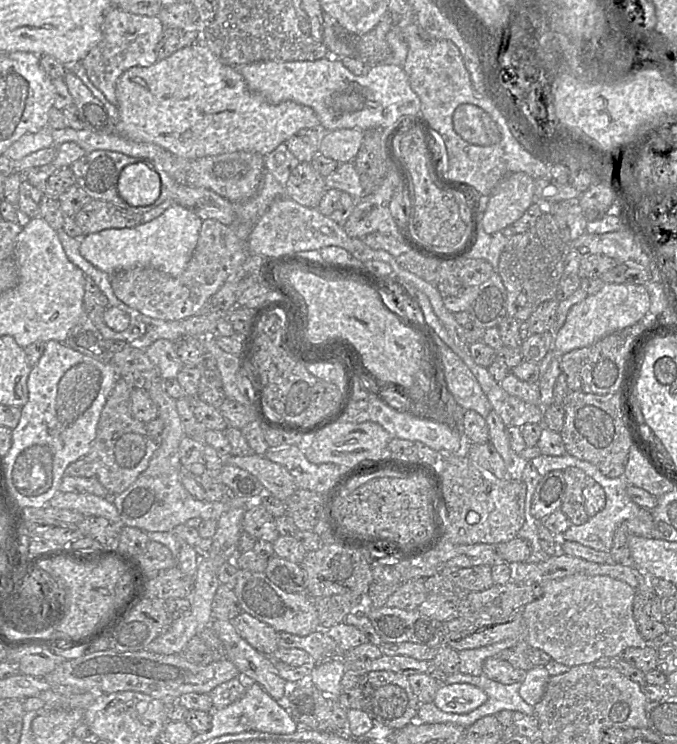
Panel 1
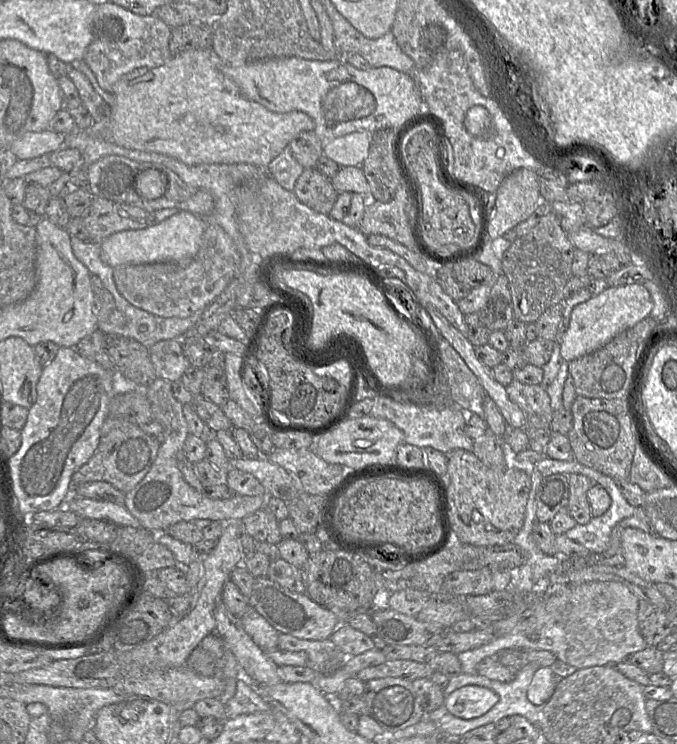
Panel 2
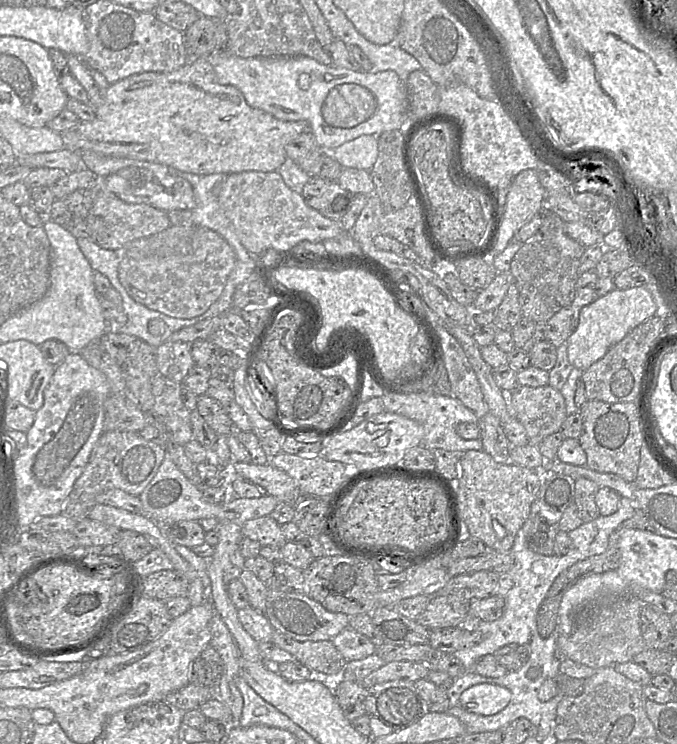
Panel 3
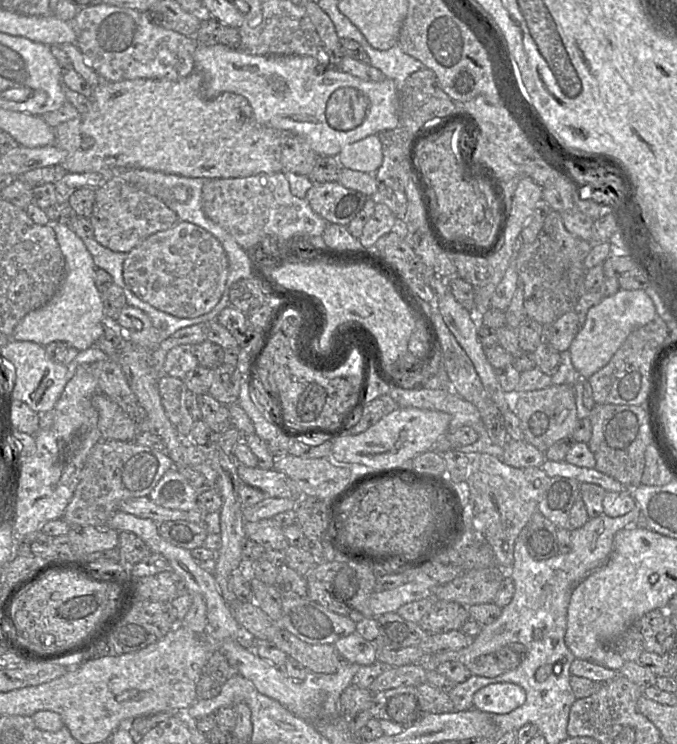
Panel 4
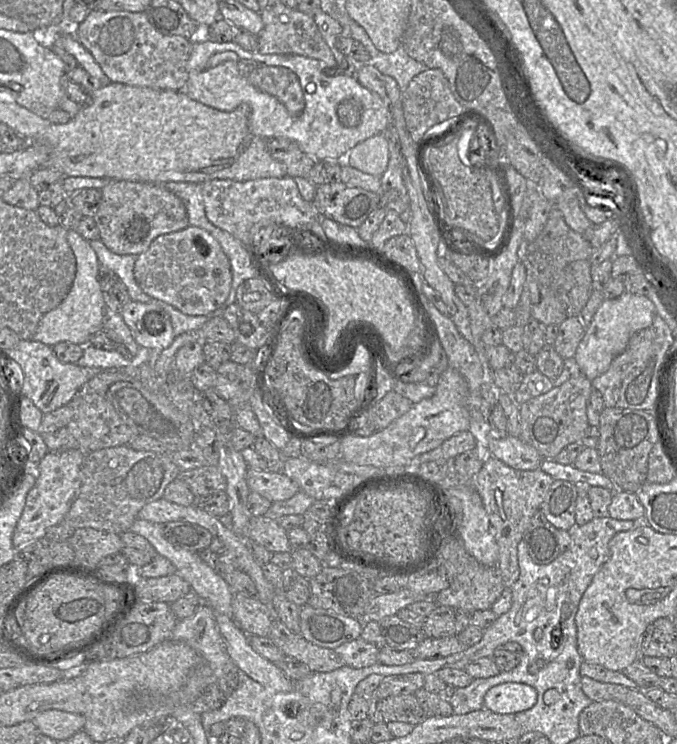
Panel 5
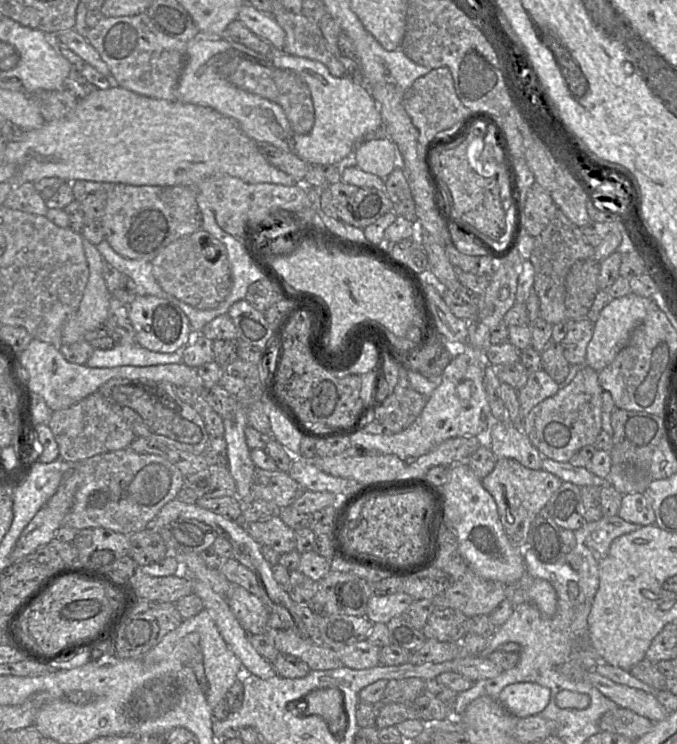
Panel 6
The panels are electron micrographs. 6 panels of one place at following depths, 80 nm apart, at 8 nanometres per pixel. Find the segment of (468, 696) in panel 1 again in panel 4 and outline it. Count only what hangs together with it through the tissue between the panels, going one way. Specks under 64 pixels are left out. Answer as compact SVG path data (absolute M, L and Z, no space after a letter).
M492 683L473 696L473 708L489 714L507 714L525 703L526 692L513 683Z

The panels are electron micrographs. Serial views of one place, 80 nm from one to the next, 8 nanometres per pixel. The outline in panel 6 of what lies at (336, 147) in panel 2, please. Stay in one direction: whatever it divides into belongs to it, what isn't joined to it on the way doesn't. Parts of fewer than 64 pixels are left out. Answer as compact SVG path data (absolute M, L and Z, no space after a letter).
M390 138L364 140L358 144L351 155L351 160L346 163L353 163L366 173L386 179L395 168L399 167L397 147Z

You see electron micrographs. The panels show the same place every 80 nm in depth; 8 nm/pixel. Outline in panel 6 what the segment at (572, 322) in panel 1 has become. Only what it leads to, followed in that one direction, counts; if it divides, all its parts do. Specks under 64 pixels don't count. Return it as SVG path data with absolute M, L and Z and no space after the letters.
M629 293L612 299L600 312L594 322L593 335L586 349L585 365L599 372L608 366L626 346L631 332L640 324L648 312L648 299Z

